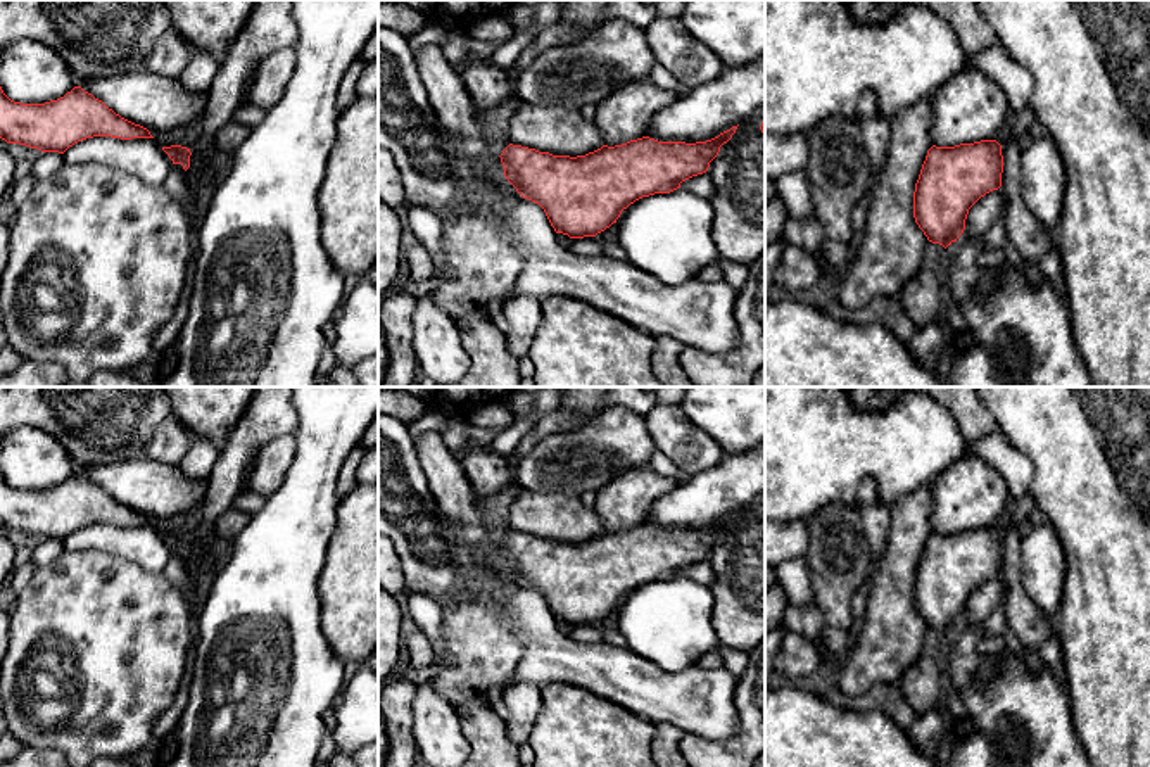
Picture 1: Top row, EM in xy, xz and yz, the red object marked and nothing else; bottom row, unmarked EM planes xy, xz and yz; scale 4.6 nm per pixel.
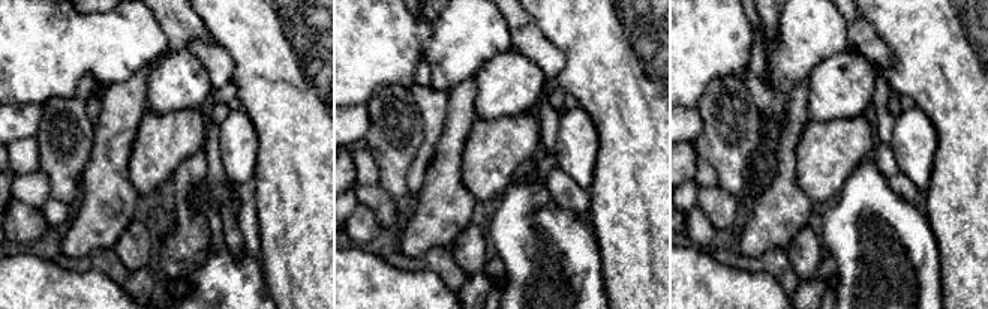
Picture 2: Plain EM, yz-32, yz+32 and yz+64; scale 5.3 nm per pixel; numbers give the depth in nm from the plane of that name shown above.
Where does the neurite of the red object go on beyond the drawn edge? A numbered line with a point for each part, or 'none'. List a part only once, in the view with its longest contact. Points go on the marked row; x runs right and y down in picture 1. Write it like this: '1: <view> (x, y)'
none

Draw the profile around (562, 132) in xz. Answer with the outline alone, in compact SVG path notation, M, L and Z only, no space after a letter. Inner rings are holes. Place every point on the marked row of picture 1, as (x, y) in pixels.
M523 104L509 121L513 145L549 152L553 155L585 155L604 145L594 121L578 109L539 107Z

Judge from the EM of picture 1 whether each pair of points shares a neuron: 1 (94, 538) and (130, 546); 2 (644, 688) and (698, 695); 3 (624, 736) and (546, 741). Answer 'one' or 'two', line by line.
1: one
2: one
3: one

